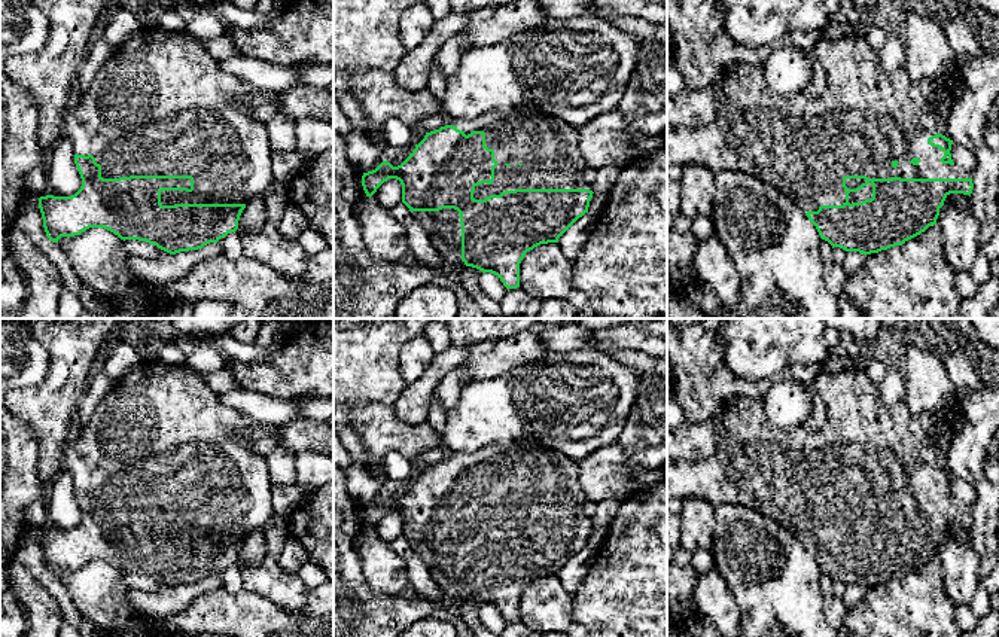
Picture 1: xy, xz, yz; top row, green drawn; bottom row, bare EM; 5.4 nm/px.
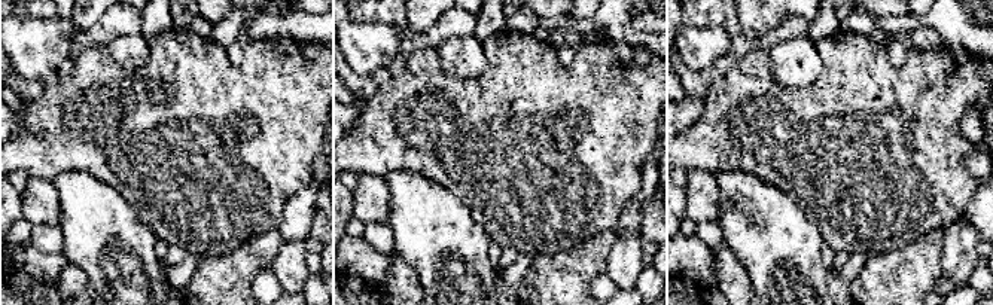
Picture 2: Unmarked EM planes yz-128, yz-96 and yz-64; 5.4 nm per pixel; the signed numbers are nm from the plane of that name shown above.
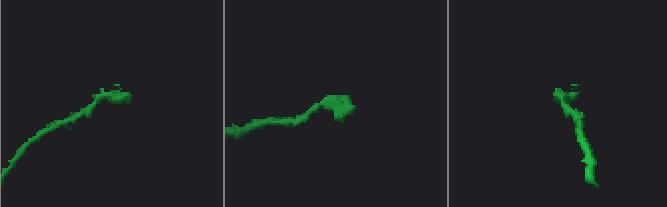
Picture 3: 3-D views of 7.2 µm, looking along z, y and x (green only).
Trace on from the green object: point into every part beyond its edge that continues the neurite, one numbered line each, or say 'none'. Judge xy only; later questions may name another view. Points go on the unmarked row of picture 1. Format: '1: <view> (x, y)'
1: xy (161, 438)

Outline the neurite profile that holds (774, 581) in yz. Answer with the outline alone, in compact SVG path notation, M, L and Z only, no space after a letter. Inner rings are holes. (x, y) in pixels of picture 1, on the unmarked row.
M718 505L710 549L715 570L725 579L741 610L737 637L838 637L823 610L822 572L792 533L743 505Z

